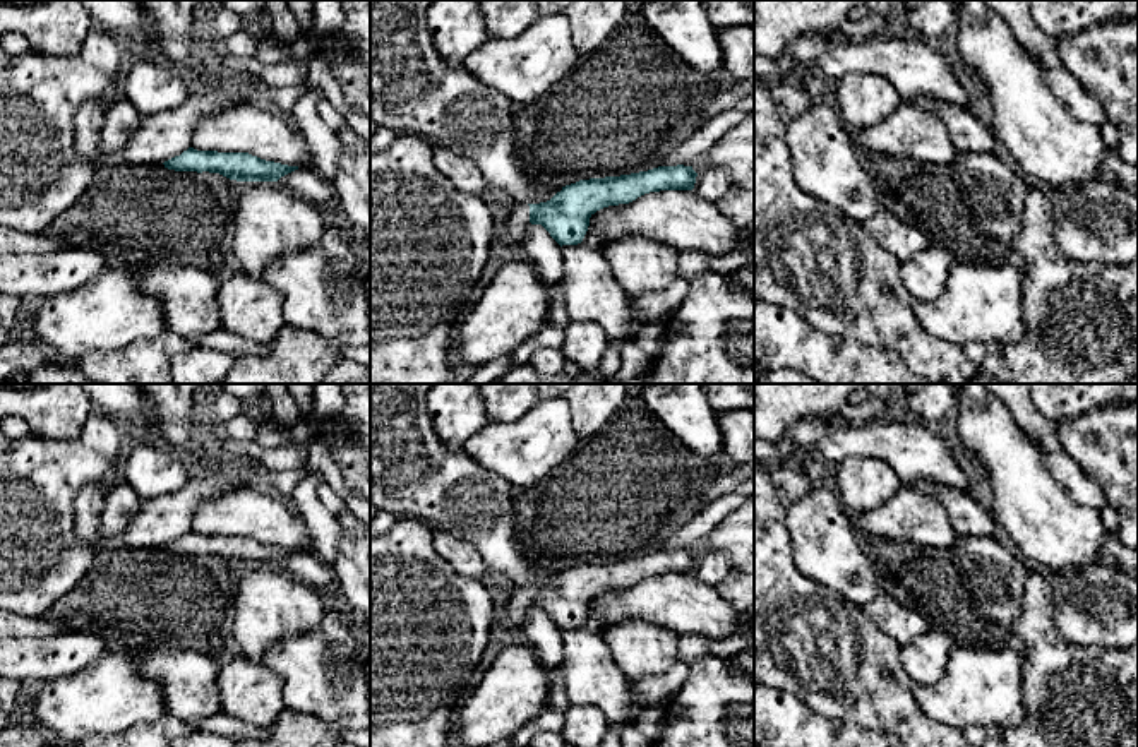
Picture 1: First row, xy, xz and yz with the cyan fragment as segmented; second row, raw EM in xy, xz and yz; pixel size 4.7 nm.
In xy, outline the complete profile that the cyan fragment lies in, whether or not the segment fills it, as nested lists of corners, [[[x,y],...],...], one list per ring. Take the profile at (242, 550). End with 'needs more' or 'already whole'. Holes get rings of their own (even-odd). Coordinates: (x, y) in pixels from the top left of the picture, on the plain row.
[[[194,531],[163,548],[175,555],[219,557],[237,565],[278,565],[281,560],[298,553],[298,550],[266,545],[249,536],[197,535]]]; already whole

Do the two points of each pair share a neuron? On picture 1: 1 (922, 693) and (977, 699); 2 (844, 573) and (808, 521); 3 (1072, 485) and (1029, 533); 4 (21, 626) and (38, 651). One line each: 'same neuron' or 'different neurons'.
1: same neuron
2: same neuron
3: different neurons
4: different neurons

